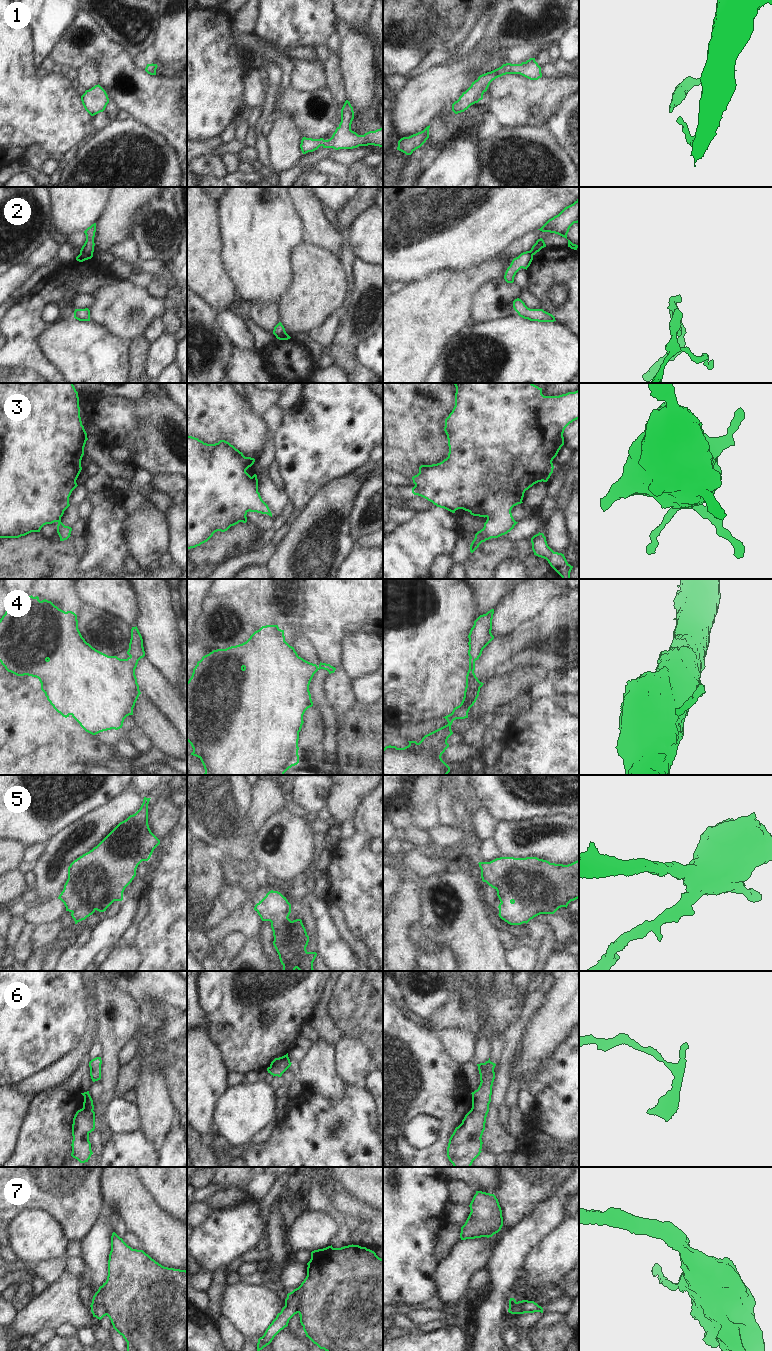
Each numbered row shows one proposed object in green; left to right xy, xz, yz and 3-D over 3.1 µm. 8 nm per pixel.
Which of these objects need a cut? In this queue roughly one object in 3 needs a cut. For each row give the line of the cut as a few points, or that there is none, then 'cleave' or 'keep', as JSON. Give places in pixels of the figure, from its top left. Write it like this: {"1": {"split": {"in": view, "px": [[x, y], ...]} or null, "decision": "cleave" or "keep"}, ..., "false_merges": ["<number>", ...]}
{"1": {"split": null, "decision": "keep"}, "2": {"split": {"in": "xy", "px": [[80, 253], [91, 257]]}, "decision": "cleave"}, "3": {"split": null, "decision": "keep"}, "4": {"split": null, "decision": "keep"}, "5": {"split": null, "decision": "keep"}, "6": {"split": null, "decision": "keep"}, "7": {"split": {"in": "xz", "px": [[290, 1292], [297, 1298], [296, 1313]]}, "decision": "cleave"}, "false_merges": ["2", "7"]}

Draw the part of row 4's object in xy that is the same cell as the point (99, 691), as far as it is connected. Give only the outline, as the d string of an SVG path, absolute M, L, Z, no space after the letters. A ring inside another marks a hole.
M19 596L0 619L1 664L8 672L17 676L28 675L38 678L41 690L53 708L65 718L71 715L92 735L111 729L118 730L122 728L124 719L133 715L133 708L141 694L135 669L138 661L145 656L143 639L137 626L131 629L127 654L127 659L120 659L96 650L82 637L74 612L65 612L46 599L40 601L38 596Z

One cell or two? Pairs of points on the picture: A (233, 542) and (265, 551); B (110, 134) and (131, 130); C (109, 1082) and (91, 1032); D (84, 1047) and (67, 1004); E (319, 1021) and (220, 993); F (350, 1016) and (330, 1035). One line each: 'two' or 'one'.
A: two
B: one
C: two
D: two
E: two
F: two

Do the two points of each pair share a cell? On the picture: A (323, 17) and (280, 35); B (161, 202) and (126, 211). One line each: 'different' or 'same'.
A: same
B: different

